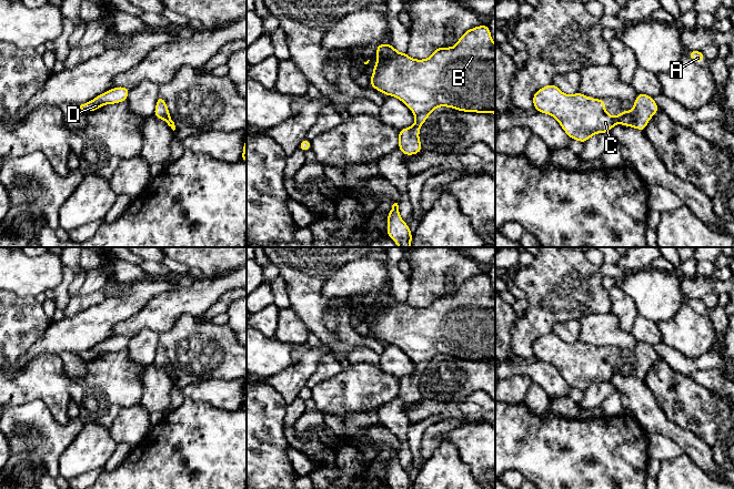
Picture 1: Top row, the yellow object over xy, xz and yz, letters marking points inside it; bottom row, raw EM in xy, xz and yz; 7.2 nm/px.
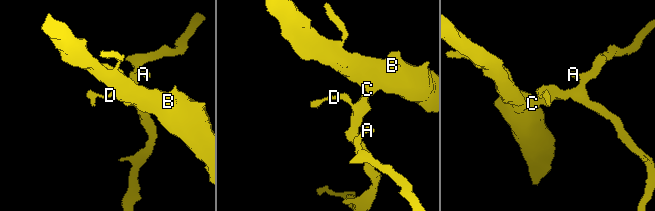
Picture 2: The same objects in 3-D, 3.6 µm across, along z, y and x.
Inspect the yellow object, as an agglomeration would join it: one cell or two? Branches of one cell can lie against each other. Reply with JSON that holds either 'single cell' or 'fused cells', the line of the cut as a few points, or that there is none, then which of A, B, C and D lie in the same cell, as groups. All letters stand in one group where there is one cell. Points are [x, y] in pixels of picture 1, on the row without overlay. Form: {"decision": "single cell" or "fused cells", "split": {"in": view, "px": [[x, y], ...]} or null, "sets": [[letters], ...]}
{"decision": "single cell", "split": null, "sets": [["A", "B", "C", "D"]]}

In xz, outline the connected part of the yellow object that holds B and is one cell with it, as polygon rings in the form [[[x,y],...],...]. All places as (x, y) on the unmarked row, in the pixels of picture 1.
[[[486,273],[466,278],[453,296],[434,297],[429,307],[411,307],[406,299],[399,302],[390,292],[378,293],[375,303],[379,307],[374,312],[370,334],[385,344],[398,346],[415,364],[415,370],[411,376],[399,379],[398,397],[404,405],[418,403],[423,398],[419,387],[420,376],[438,355],[448,355],[463,360],[495,363],[495,292]]]

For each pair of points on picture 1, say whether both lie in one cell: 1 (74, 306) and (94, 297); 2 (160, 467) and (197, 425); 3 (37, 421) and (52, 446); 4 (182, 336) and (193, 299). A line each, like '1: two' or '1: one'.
1: one
2: one
3: one
4: two

